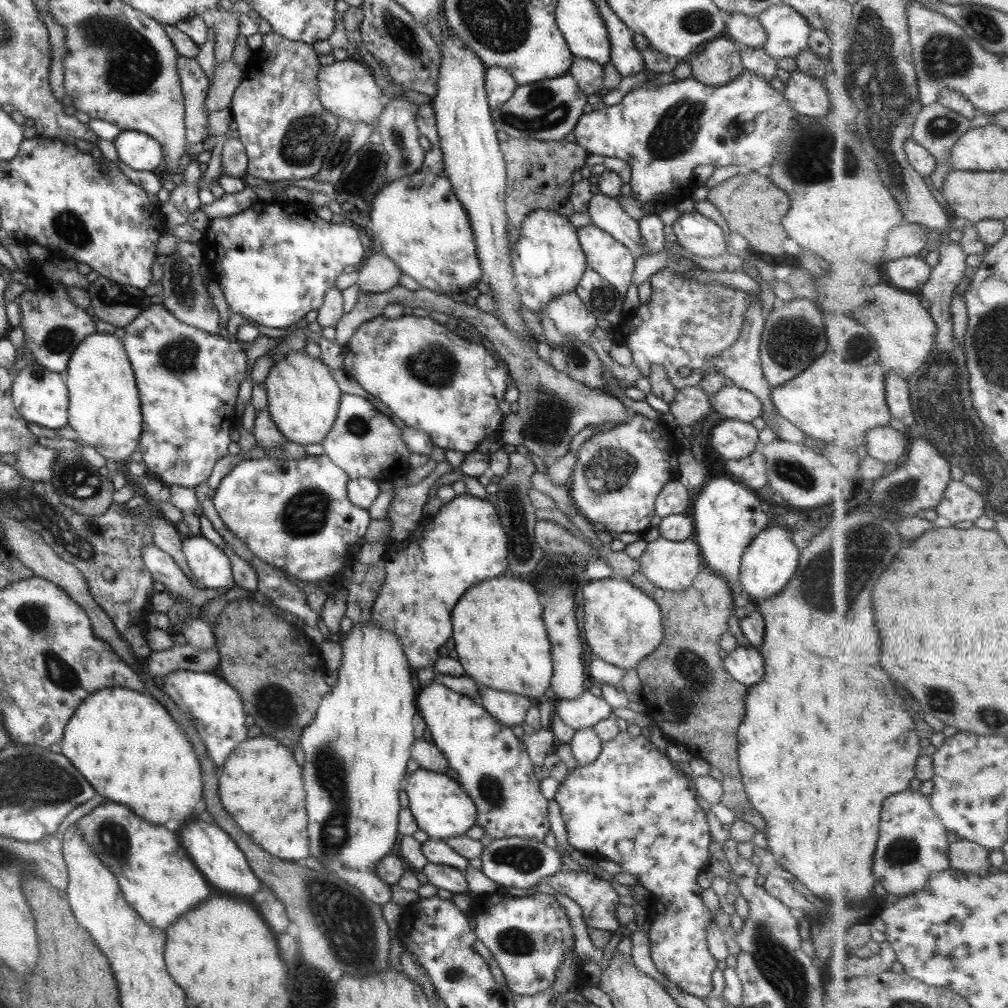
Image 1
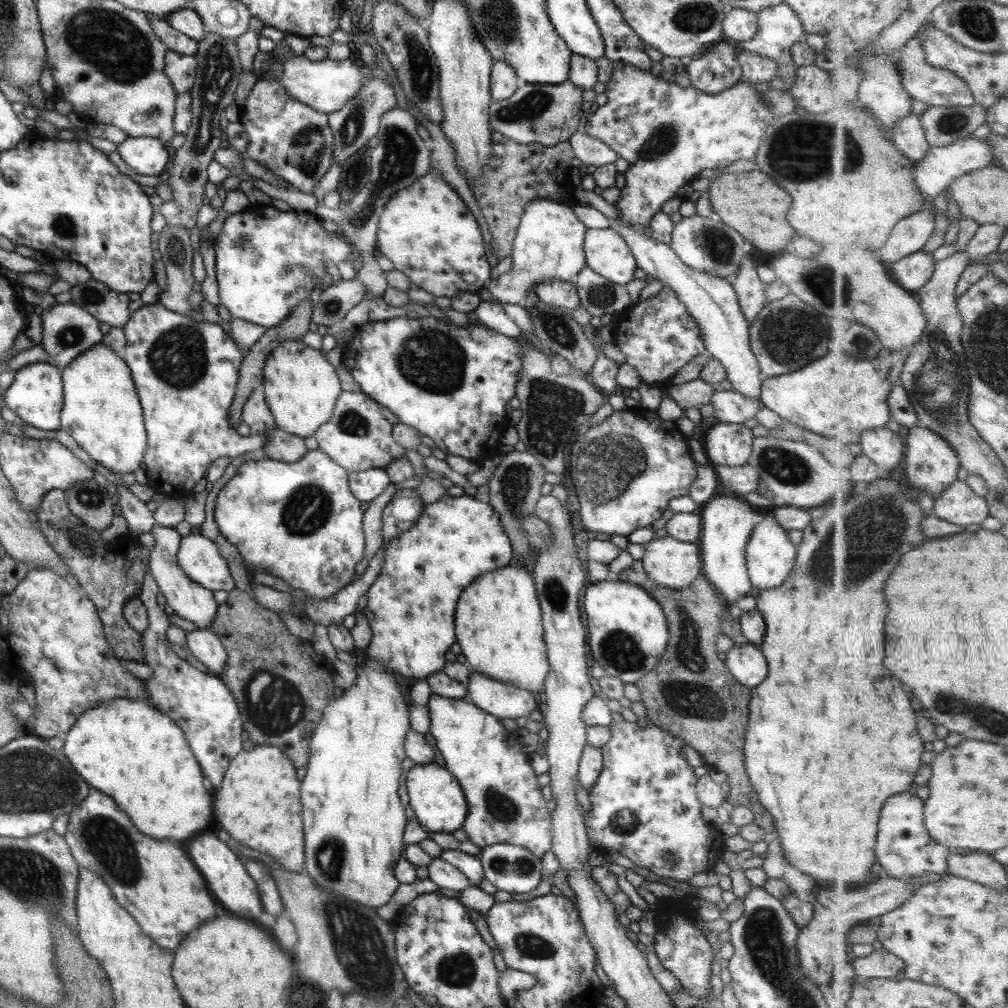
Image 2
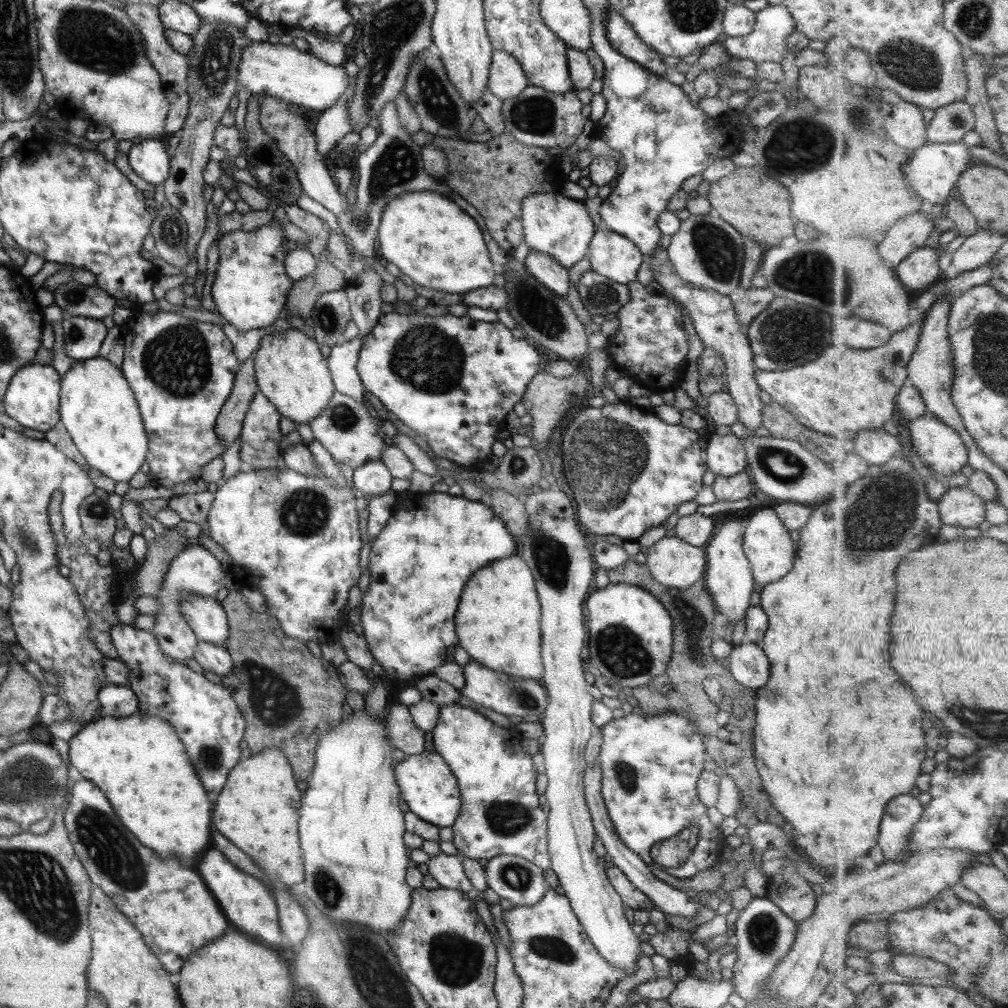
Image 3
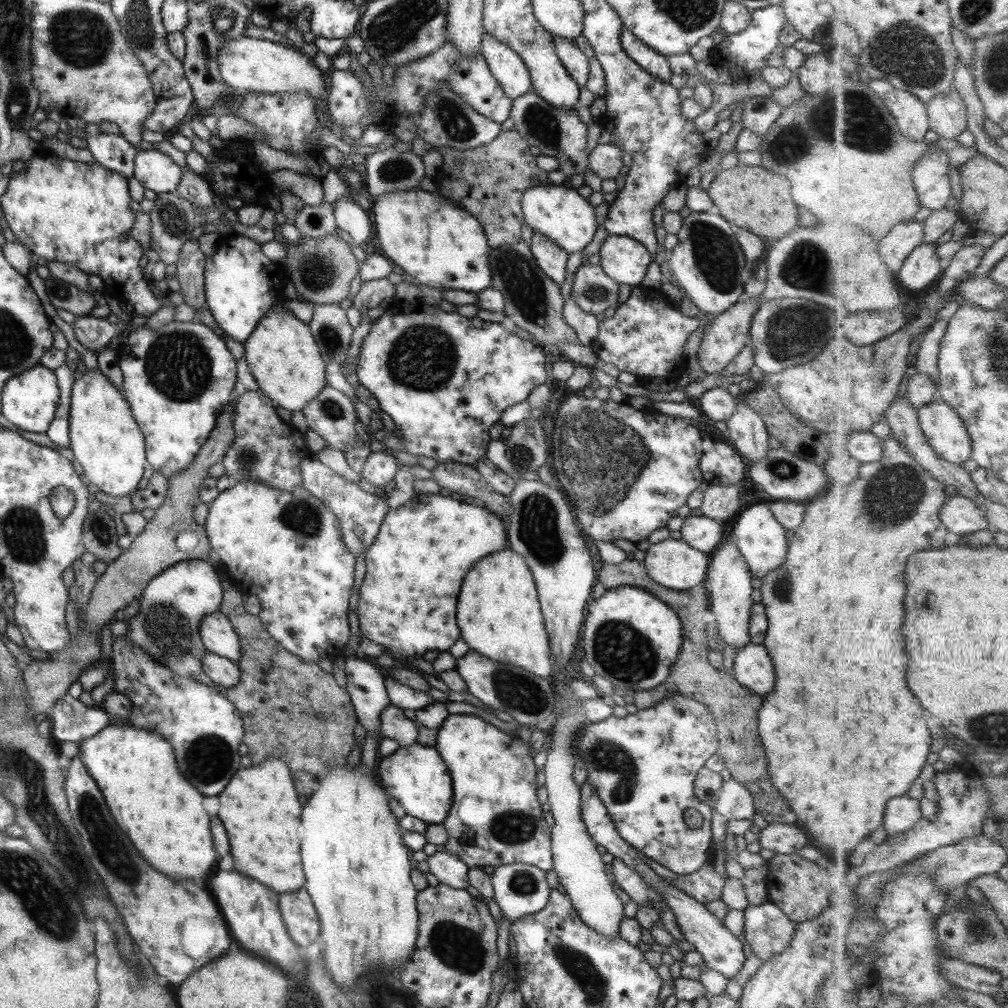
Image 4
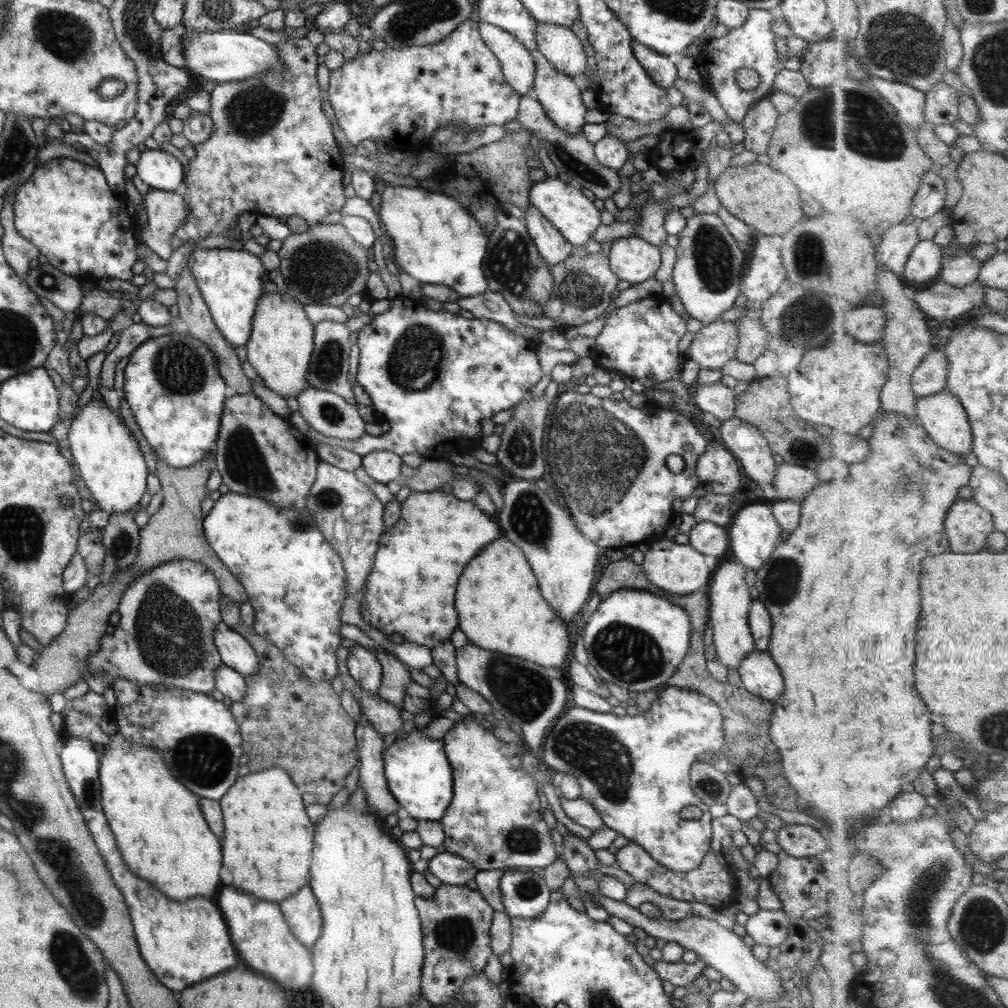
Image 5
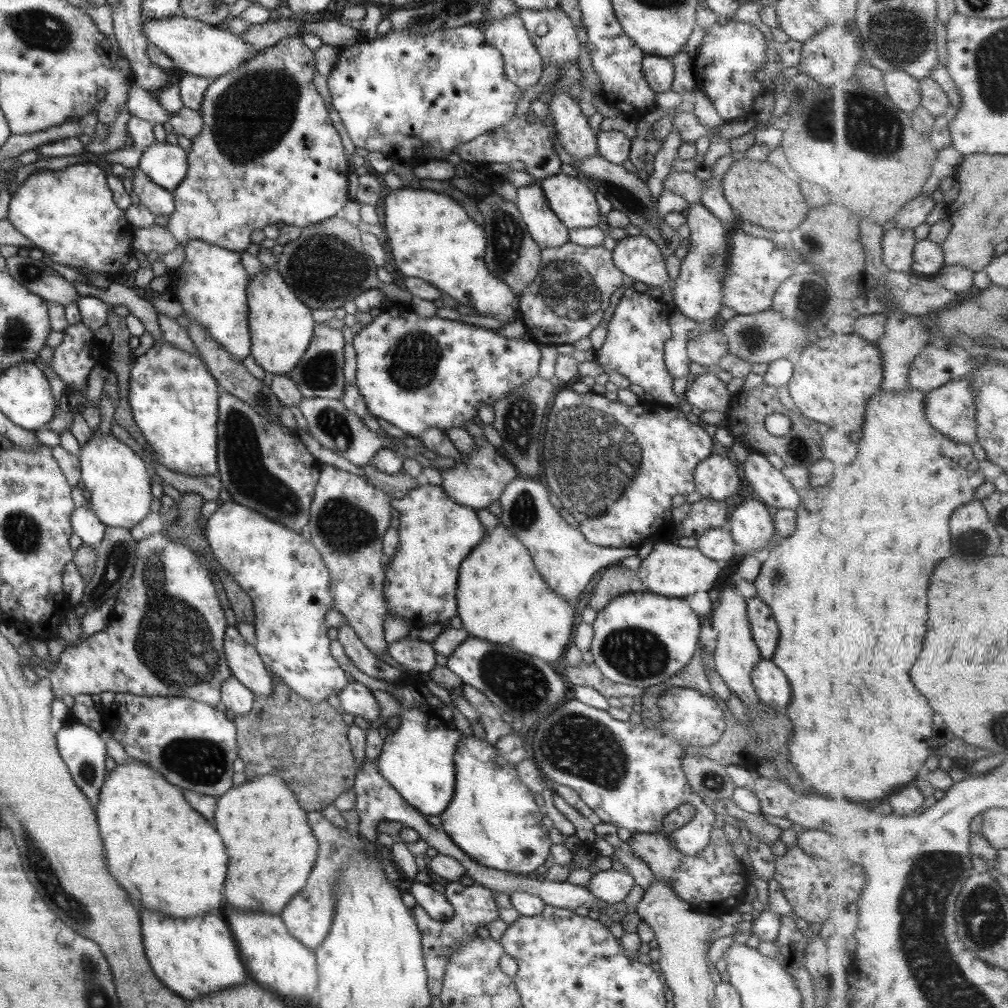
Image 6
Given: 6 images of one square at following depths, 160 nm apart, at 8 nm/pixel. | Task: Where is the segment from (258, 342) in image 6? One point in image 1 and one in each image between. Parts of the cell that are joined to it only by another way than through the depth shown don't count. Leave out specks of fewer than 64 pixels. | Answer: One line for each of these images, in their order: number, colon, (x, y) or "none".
1: (302, 398)
2: (300, 387)
3: (290, 372)
4: (284, 359)
5: (280, 343)

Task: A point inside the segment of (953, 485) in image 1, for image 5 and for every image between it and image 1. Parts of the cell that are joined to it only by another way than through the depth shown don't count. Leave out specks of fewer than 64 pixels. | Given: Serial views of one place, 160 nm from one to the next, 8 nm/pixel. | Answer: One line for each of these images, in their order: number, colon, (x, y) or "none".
2: (960, 504)
3: (959, 506)
4: (963, 517)
5: (969, 525)

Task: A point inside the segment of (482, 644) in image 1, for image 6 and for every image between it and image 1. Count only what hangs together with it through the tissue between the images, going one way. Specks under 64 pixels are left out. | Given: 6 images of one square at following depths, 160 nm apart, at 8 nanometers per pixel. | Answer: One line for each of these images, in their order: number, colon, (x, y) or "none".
2: (498, 624)
3: (497, 623)
4: (498, 613)
5: (499, 608)
6: (501, 599)

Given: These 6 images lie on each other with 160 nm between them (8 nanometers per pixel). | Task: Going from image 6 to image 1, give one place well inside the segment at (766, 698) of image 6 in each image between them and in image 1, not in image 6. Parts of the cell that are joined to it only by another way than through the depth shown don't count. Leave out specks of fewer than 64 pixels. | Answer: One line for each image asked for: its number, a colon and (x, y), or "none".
1: (744, 664)
2: (747, 665)
3: (748, 665)
4: (752, 668)
5: (758, 673)

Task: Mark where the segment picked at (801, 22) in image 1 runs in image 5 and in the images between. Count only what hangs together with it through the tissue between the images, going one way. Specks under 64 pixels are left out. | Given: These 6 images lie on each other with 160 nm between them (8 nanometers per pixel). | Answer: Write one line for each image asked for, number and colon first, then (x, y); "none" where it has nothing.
2: (778, 27)
3: (767, 41)
4: (744, 54)
5: (751, 46)

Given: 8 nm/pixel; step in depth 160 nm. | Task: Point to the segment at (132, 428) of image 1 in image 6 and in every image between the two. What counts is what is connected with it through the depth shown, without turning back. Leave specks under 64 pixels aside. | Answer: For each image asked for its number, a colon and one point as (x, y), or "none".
2: (101, 411)
3: (97, 409)
4: (108, 448)
5: (107, 459)
6: (116, 481)

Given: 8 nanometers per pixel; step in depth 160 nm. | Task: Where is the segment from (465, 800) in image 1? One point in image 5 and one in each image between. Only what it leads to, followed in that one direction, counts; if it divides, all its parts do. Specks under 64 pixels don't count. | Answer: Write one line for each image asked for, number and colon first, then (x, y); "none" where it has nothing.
2: (435, 798)
3: (426, 784)
4: (415, 775)
5: (419, 778)

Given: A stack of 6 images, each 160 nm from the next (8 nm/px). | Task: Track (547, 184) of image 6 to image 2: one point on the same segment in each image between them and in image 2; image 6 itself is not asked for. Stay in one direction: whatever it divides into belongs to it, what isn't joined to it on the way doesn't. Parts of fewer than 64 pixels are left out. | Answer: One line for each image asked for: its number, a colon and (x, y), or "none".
2: (548, 243)
3: (552, 224)
4: (558, 213)
5: (575, 217)

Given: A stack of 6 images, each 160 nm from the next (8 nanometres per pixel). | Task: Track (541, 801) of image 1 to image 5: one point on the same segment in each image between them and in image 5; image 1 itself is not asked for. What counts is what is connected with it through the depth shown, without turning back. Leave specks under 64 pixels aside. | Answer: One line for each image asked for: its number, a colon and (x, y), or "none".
2: (504, 803)
3: (499, 813)
4: (493, 776)
5: (494, 805)

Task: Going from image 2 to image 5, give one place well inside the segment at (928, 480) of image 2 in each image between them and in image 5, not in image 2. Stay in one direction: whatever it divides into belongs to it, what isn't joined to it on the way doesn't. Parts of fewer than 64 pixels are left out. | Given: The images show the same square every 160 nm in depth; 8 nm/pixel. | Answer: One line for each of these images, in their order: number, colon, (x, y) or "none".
3: (938, 444)
4: (946, 431)
5: (943, 415)

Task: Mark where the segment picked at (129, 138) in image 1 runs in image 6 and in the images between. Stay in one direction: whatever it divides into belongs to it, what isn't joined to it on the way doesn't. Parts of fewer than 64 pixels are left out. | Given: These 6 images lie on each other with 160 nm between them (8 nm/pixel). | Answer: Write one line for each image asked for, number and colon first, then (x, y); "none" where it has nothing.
2: (146, 156)
3: (149, 159)
4: (154, 170)
5: (158, 169)
6: (165, 165)

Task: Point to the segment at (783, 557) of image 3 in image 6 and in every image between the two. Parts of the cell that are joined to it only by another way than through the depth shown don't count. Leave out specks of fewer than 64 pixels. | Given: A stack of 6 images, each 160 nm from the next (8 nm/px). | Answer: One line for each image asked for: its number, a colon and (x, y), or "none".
4: (761, 540)
5: (752, 536)
6: (751, 527)

